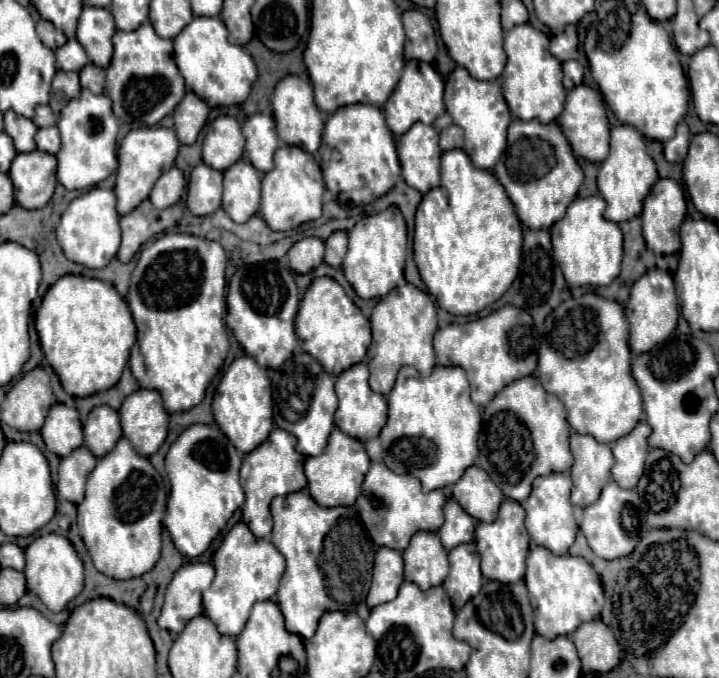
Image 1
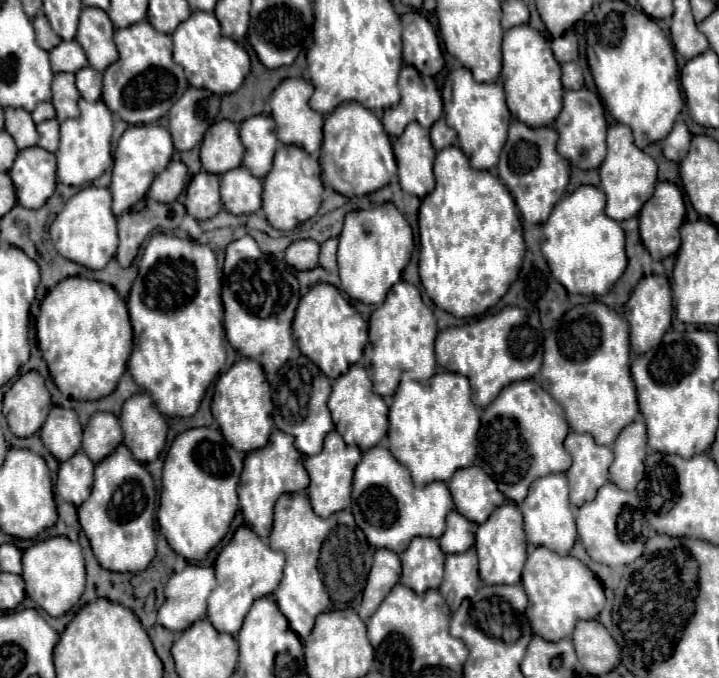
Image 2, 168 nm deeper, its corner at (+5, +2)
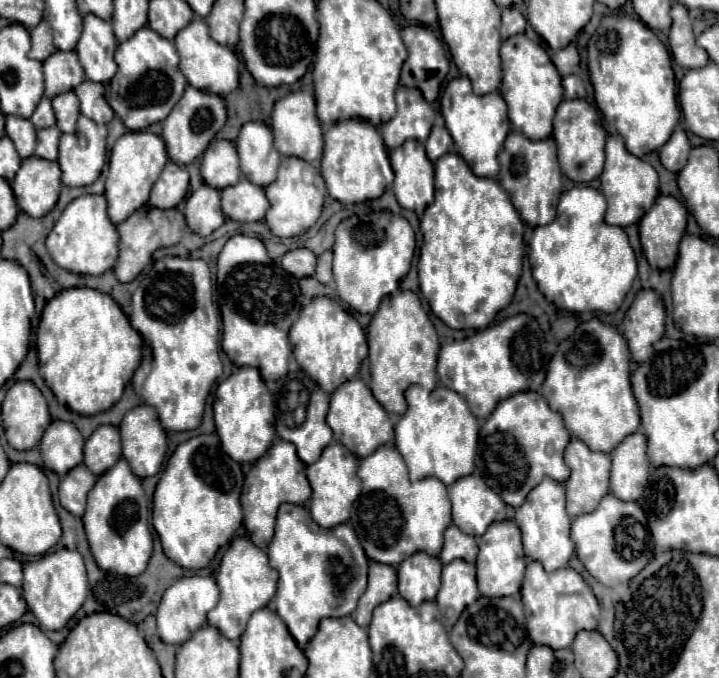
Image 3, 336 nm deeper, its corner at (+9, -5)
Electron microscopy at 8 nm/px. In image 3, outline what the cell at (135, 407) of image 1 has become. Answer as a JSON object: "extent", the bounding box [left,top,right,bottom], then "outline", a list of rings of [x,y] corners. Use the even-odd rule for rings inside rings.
{"extent":[120,405,168,479],"outline":[[[138,405],[130,409],[120,423],[120,437],[122,457],[128,459],[136,477],[144,479],[160,471],[168,445],[154,407]]]}

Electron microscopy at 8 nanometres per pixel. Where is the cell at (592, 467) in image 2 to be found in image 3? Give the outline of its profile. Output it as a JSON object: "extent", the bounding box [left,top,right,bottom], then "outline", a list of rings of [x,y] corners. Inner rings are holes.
{"extent":[564,439,610,517],"outline":[[[572,439],[566,447],[564,459],[572,471],[572,475],[566,481],[566,511],[570,517],[584,515],[588,511],[594,511],[600,503],[600,499],[610,491],[610,455],[608,453],[598,453],[590,451],[586,443],[580,439]]]}

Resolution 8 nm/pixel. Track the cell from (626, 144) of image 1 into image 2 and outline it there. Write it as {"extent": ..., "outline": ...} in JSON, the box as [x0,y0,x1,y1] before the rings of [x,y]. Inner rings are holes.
{"extent":[600,124,656,222],"outline":[[[624,124],[608,128],[608,154],[600,166],[600,186],[608,198],[604,214],[616,222],[628,220],[640,212],[644,202],[652,196],[656,184],[656,162],[644,154],[632,138],[632,130]]]}

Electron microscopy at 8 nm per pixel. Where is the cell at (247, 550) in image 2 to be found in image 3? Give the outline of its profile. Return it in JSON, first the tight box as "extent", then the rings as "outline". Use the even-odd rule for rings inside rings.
{"extent":[208,537,278,641],"outline":[[[236,537],[236,539],[232,539],[228,551],[222,557],[220,569],[216,573],[216,583],[220,589],[220,601],[208,613],[208,623],[212,627],[220,629],[220,633],[224,637],[238,641],[246,629],[248,617],[254,611],[266,607],[270,603],[270,599],[274,597],[278,575],[276,575],[276,569],[270,567],[268,555],[260,547],[256,547],[248,537]]]}

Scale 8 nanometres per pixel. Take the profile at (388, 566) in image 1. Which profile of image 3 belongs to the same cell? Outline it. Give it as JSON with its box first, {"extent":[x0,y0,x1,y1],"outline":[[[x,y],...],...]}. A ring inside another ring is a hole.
{"extent":[352,561,398,629],"outline":[[[372,561],[370,569],[368,569],[368,587],[366,587],[364,595],[360,597],[356,611],[352,613],[354,621],[366,629],[370,625],[374,607],[388,601],[392,595],[396,595],[396,591],[398,591],[396,569],[388,567],[384,563]]]}

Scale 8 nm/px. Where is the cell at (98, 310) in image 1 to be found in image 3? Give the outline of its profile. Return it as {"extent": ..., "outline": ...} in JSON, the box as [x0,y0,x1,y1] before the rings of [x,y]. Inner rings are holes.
{"extent":[38,289,142,415],"outline":[[[96,289],[60,291],[42,311],[38,325],[40,373],[56,399],[78,415],[108,411],[124,393],[132,371],[142,361],[142,339],[118,303]]]}

